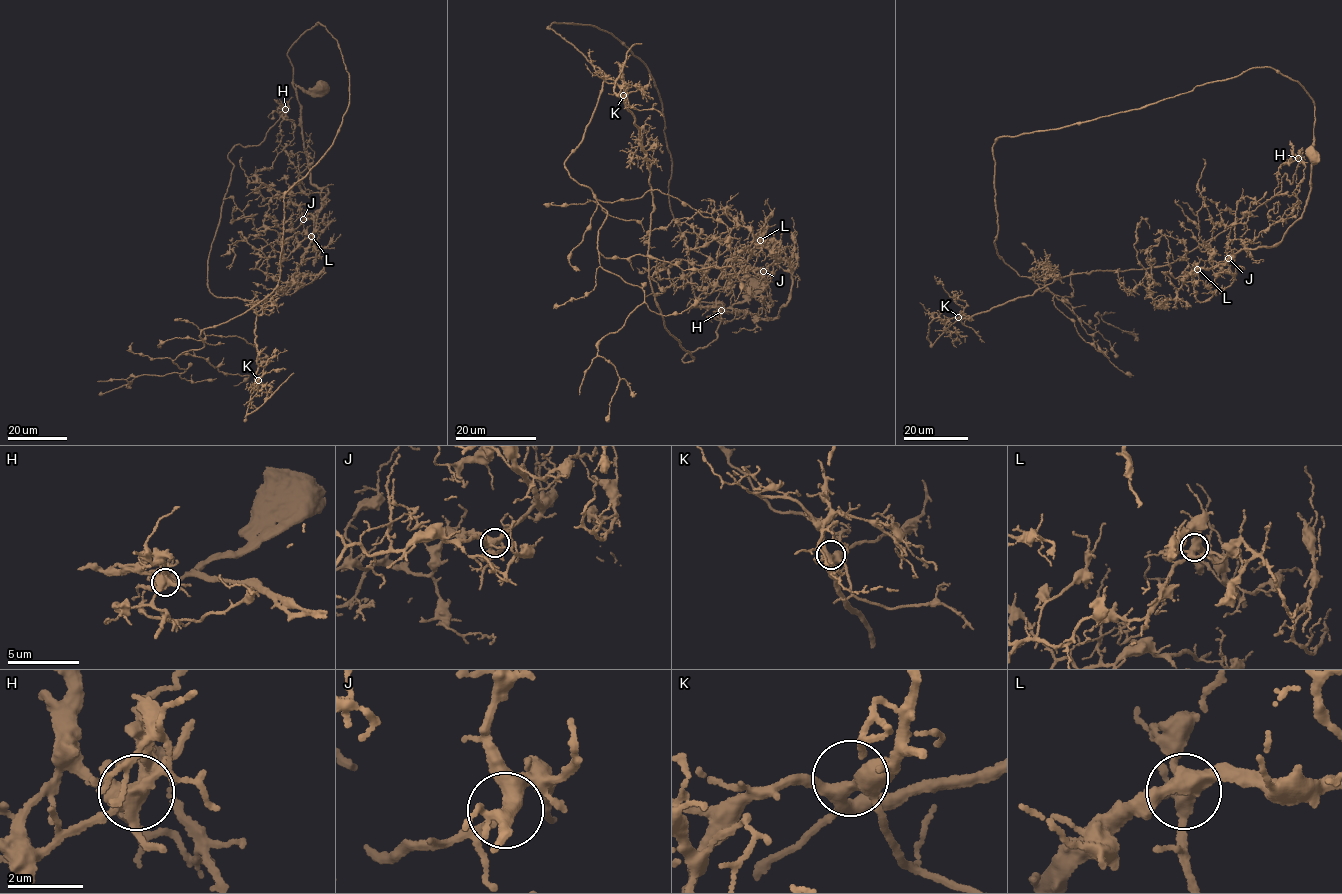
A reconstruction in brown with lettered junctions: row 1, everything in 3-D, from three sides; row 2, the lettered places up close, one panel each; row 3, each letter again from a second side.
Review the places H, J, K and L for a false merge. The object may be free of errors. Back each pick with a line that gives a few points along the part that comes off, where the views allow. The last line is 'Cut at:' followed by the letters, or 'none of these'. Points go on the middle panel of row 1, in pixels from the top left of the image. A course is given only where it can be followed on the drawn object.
H: foreign part runs (721, 310), (716, 338), (685, 363), (693, 358), (665, 327), (649, 277), (646, 152), (614, 90), (641, 43)
Cut at: H

